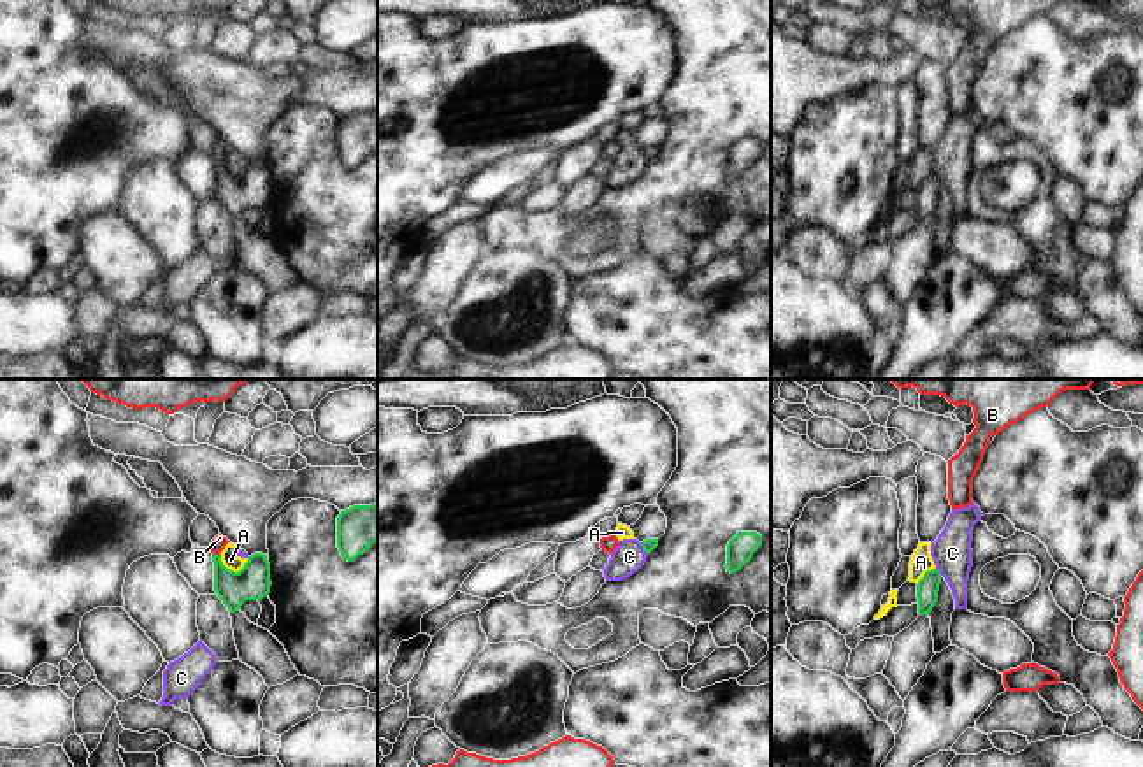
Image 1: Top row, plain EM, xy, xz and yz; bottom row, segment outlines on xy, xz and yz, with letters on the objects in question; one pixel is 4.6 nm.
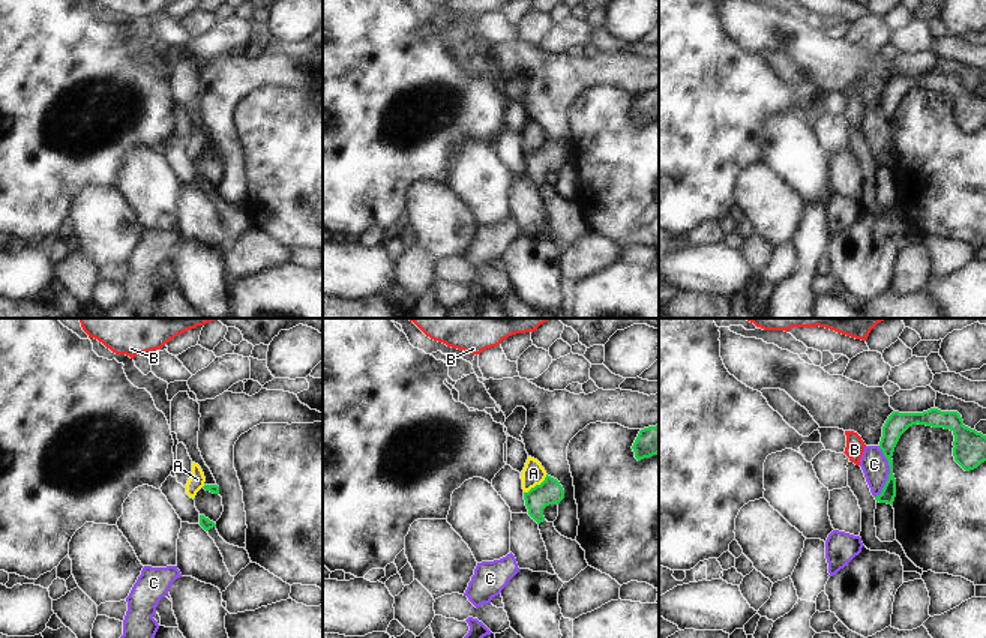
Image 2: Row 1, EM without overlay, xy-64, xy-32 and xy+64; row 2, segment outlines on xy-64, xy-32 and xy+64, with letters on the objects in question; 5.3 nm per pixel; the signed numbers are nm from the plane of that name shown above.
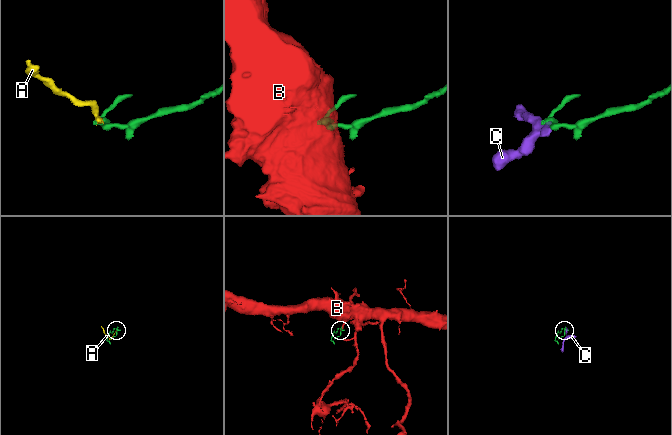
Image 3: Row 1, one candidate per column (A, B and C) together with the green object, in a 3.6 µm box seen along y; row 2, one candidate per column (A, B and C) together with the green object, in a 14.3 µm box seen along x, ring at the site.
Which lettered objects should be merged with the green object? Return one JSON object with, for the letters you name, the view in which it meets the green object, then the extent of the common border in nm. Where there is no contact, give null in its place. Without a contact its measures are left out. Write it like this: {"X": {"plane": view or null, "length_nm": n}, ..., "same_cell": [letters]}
{"B": {"plane": "xy", "length_nm": 40}, "same_cell": ["B"]}

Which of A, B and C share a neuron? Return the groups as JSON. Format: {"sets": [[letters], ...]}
{"sets": [["A", "C"], ["B"]]}

